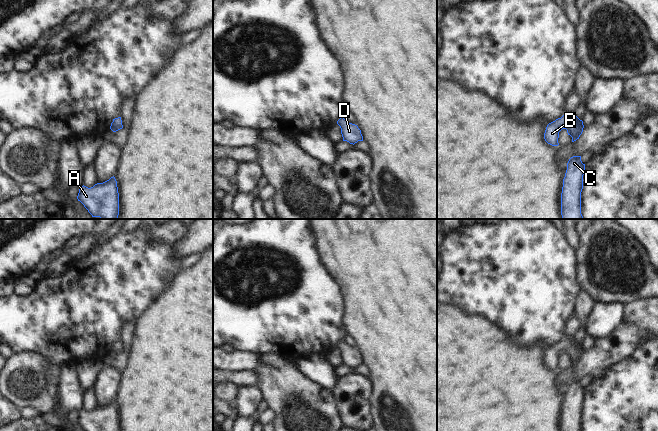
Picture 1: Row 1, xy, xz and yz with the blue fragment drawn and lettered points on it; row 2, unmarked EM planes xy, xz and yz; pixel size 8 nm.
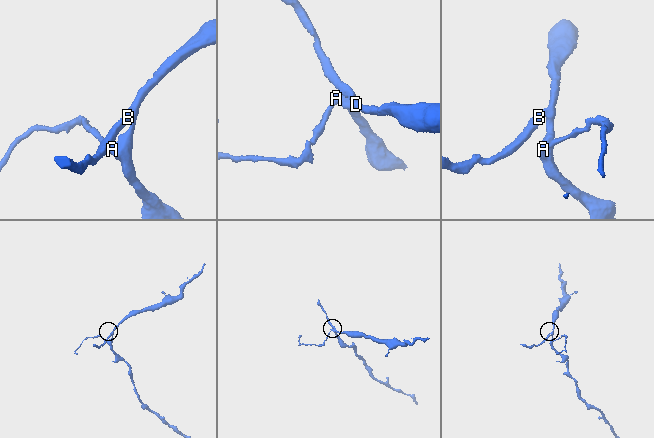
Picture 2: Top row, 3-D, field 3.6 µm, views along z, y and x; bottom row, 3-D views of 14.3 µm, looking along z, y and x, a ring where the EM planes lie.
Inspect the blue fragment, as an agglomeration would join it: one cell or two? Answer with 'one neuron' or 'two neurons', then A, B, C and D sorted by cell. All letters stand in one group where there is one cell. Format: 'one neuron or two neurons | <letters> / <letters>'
one neuron | A B C D

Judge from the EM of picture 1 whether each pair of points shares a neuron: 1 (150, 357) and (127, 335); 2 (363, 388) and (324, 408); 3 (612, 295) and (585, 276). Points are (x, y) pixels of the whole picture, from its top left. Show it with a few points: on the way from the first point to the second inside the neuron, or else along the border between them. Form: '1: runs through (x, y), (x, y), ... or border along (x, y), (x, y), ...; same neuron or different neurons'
1: border along (135, 322), (126, 362); different neurons
2: border along (331, 392), (334, 398), (336, 413), (341, 420); different neurons
3: runs through (606, 288), (592, 277); same neuron

